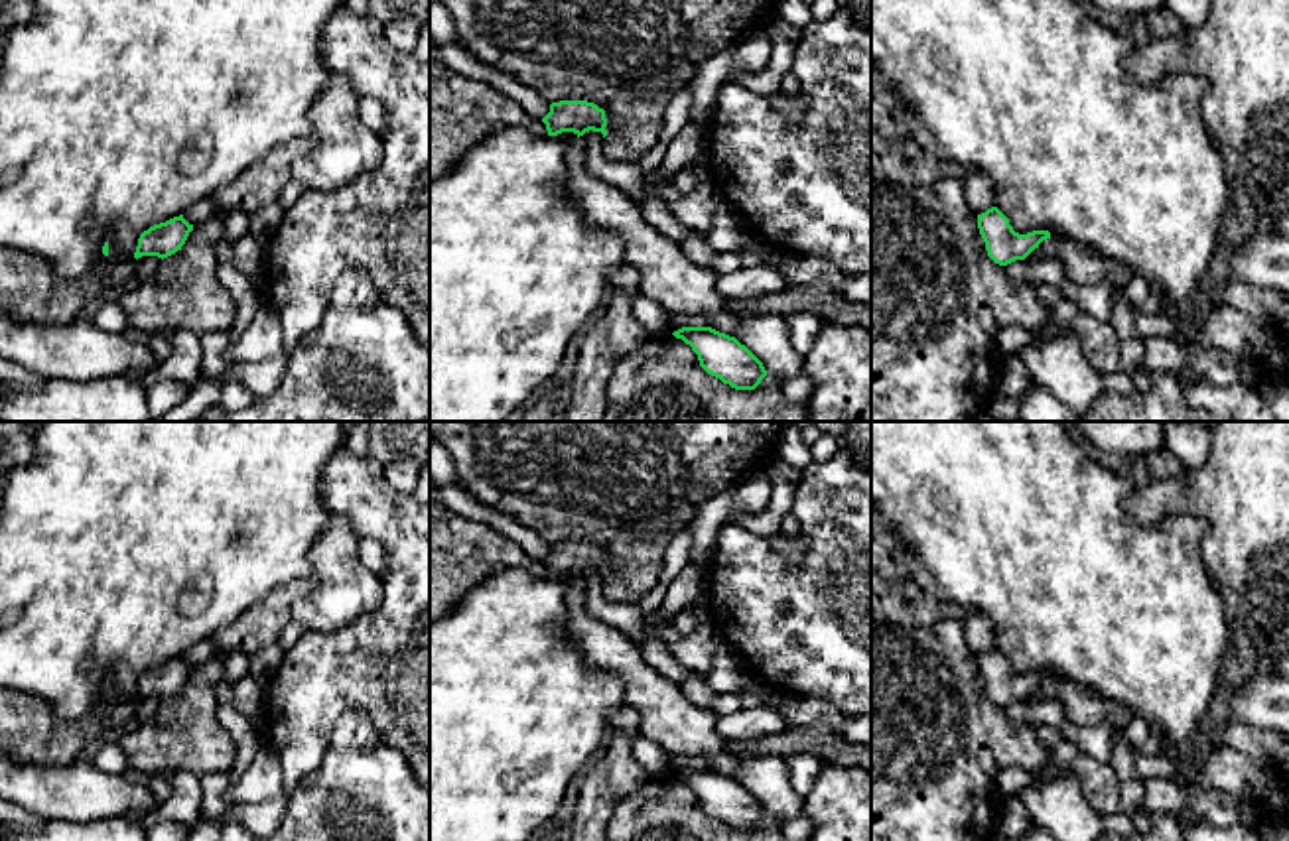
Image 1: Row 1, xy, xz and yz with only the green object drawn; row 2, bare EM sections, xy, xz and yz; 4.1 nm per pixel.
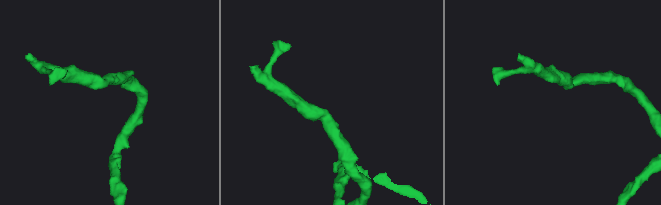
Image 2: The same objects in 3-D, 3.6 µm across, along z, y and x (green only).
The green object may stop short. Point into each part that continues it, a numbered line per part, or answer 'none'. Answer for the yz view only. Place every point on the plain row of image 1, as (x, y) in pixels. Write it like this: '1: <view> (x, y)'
none

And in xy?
none

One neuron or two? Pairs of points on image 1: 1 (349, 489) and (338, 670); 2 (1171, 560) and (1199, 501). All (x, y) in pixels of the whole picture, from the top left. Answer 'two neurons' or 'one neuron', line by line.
1: one neuron
2: two neurons

